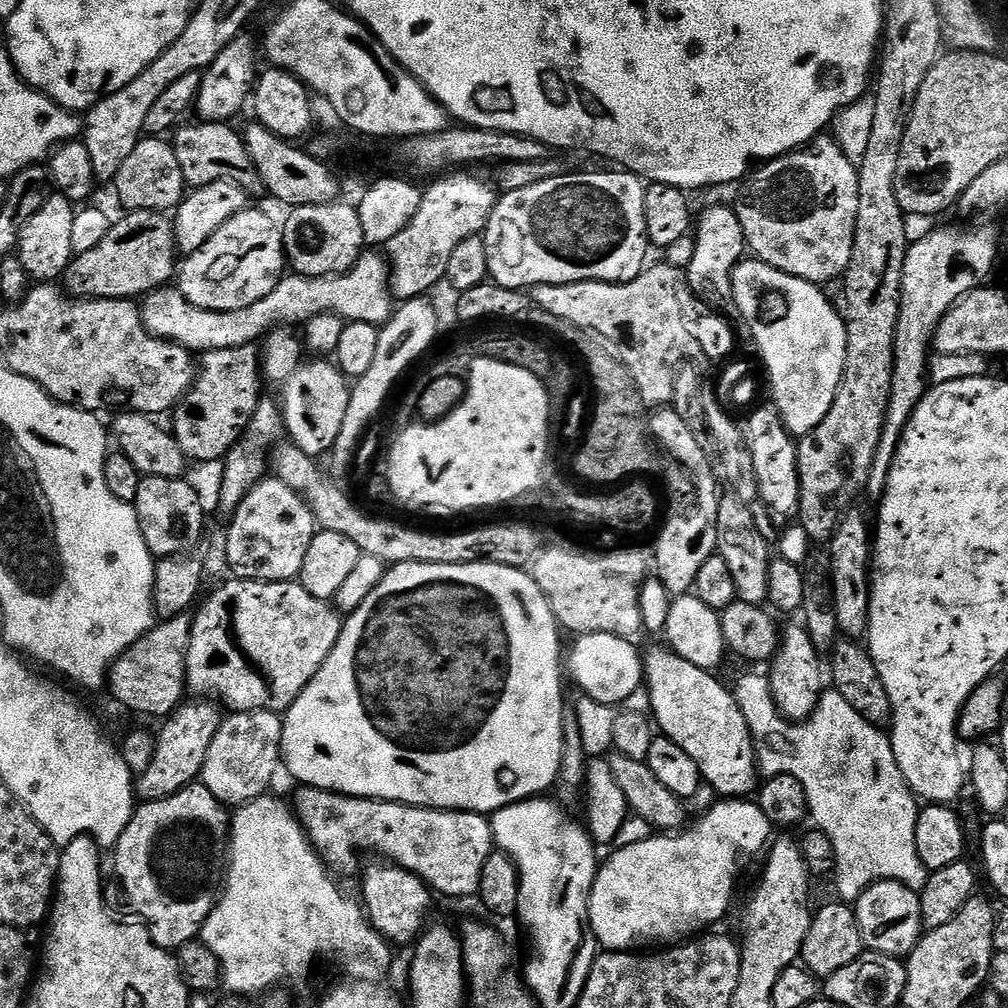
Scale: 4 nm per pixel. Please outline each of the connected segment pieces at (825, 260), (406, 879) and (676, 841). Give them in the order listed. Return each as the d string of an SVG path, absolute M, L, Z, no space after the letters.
M821 134L812 141L811 144L796 149L795 152L787 152L785 156L777 156L775 160L761 163L759 167L751 173L750 178L743 181L744 189L740 192L740 205L735 205L735 211L741 222L744 231L745 245L750 249L751 255L762 263L776 267L786 274L793 275L794 278L804 279L806 282L814 283L819 286L827 286L831 280L839 281L850 266L850 258L854 250L854 226L858 222L858 178L860 177L857 165L846 158L846 154L836 143L831 135Z
M391 862L380 863L384 864L372 864L369 868L367 865L362 872L362 877L364 876L362 904L366 909L366 915L372 921L373 928L385 941L393 945L394 943L411 945L429 923L428 911L432 908L434 893L421 876L416 876L405 868L397 868Z
M724 798L716 803L720 804L714 805L693 828L688 826L675 834L653 834L646 842L634 842L634 846L616 848L613 856L605 864L603 861L599 865L592 898L588 903L588 917L601 949L631 952L648 950L653 946L676 946L711 929L708 928L711 924L718 923L727 914L732 895L736 892L740 855L763 853L773 839L774 825L759 804L751 799Z

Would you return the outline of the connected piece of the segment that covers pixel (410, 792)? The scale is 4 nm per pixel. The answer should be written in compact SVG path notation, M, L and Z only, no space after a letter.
M402 562L401 564L393 564L387 569L382 578L382 582L378 586L374 586L374 590L370 590L370 594L366 598L366 602L362 602L362 606L358 606L358 610L354 610L343 621L340 637L334 646L334 650L330 650L330 658L326 658L326 662L322 662L322 670L318 670L318 674L314 674L314 678L306 686L306 690L302 690L302 694L298 694L298 698L292 703L288 711L283 713L284 733L282 734L282 742L280 743L280 751L282 753L282 764L288 772L297 781L300 786L309 788L324 788L328 792L335 792L342 796L357 796L363 800L393 800L396 804L409 804L415 808L440 808L443 812L478 812L481 814L491 814L502 810L511 804L517 804L519 800L531 800L539 797L552 783L556 784L560 774L560 763L563 758L563 716L566 713L564 707L564 680L560 677L560 635L562 629L556 622L556 615L552 613L550 602L542 594L542 590L538 586L538 582L523 568L504 568L504 584L484 584L483 567L469 566L466 564L427 564L426 562Z

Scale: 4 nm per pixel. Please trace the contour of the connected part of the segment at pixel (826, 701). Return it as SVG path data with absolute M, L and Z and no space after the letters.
M752 672L742 677L740 685L735 685L734 695L756 744L759 771L768 778L793 775L805 791L810 820L830 838L837 872L836 892L840 895L837 897L844 902L855 902L870 885L880 880L901 880L909 888L923 889L930 873L918 858L916 845L916 823L921 805L909 790L906 778L902 778L902 770L898 770L891 739L885 733L883 736L877 725L862 718L862 714L835 690L821 692L812 715L803 722L786 720L780 715L767 675Z

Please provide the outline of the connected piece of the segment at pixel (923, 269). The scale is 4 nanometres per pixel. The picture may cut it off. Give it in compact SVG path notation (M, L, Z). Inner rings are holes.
M984 224L981 228L936 228L925 234L921 240L913 239L908 245L906 262L902 266L902 290L900 291L900 313L898 326L894 338L894 370L892 371L892 390L890 392L890 406L886 410L886 422L882 430L882 442L878 442L878 454L874 456L874 466L870 466L867 495L879 498L884 495L886 482L890 474L890 466L896 457L902 434L918 406L922 402L925 392L930 387L930 349L936 338L936 328L942 318L955 304L970 290L981 287L984 280L992 272L996 264L996 232L990 225Z

